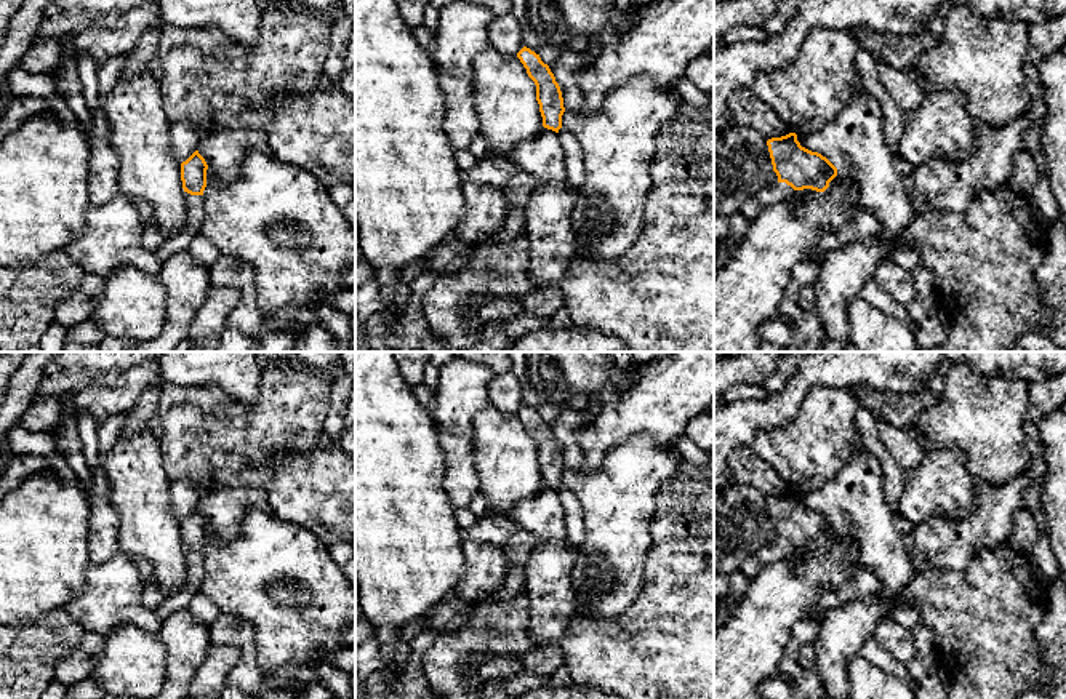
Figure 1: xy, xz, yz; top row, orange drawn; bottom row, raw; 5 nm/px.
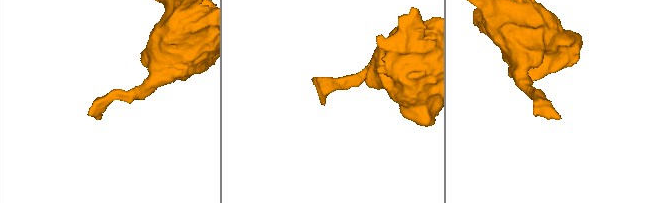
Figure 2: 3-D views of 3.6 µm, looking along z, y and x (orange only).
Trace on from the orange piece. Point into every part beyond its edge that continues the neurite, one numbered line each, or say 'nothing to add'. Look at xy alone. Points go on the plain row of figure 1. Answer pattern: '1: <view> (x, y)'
1: xy (194, 562)

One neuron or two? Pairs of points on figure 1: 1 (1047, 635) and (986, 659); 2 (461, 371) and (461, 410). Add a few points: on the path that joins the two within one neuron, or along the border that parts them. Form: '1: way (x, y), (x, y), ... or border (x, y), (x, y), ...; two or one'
1: border (1042, 602), (1044, 613), (1036, 640), (1049, 674); two
2: way (461, 381), (461, 400); one

